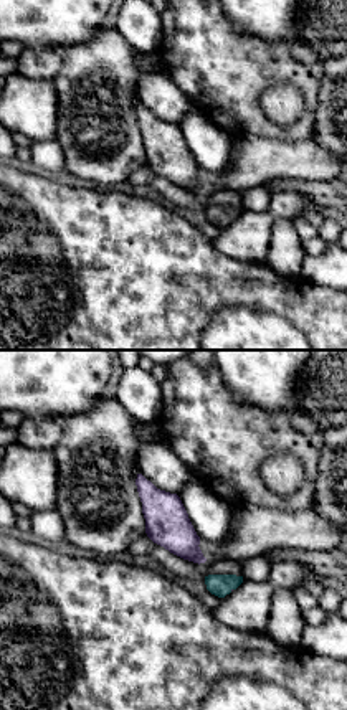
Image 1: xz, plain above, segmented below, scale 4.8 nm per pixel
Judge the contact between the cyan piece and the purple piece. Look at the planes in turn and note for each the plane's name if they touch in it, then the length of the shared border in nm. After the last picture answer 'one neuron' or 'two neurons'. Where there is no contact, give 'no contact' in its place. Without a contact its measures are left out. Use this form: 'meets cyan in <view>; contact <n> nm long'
no contact

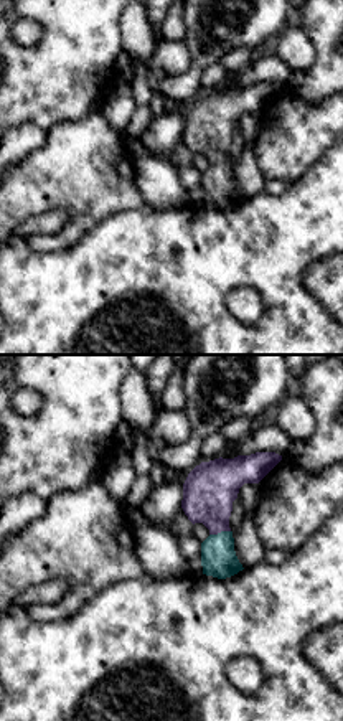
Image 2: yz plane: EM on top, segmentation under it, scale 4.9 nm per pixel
meets cyan in yz; contact 110 nm long

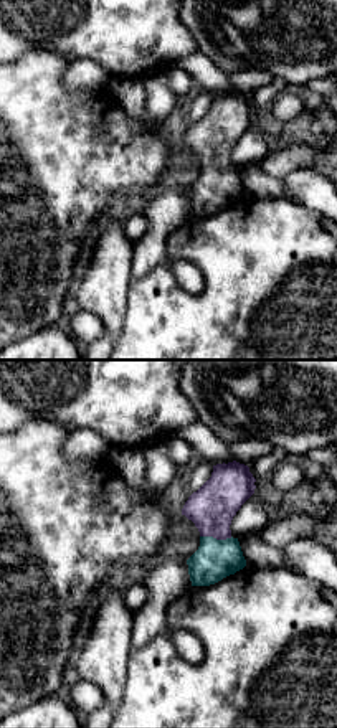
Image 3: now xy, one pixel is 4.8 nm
meets cyan in xy; contact 160 nm long

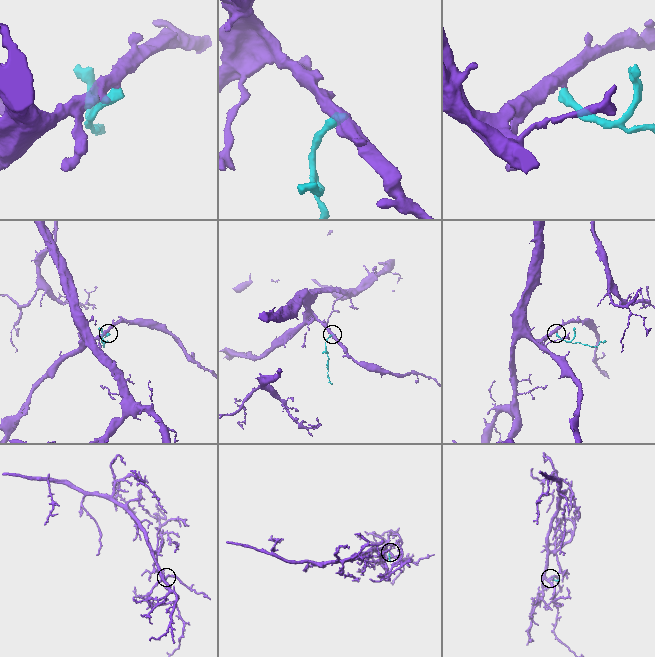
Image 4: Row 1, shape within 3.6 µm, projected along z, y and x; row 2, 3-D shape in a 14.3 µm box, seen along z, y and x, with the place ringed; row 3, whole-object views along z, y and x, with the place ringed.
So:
one neuron

